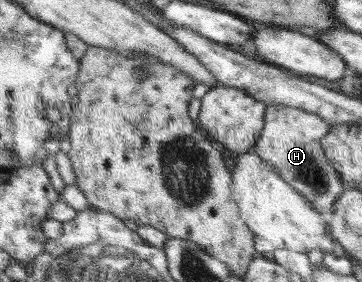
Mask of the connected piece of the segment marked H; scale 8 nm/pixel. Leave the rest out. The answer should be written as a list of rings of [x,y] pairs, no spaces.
[[[271,103],[267,104],[264,127],[254,144],[255,154],[271,163],[276,173],[302,194],[327,223],[332,219],[335,201],[345,190],[339,173],[329,164],[321,146],[320,141],[329,129],[329,124],[312,112]]]

